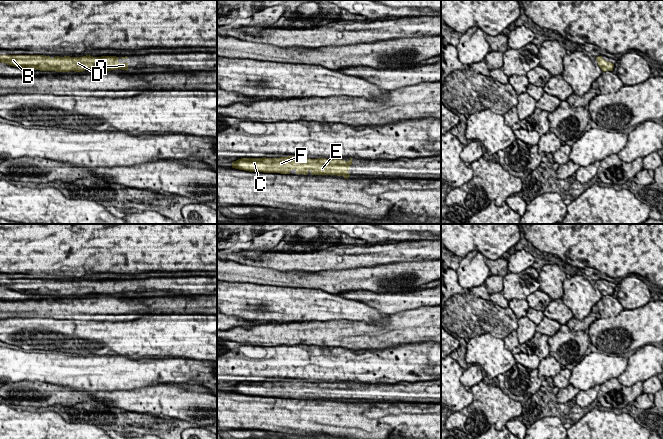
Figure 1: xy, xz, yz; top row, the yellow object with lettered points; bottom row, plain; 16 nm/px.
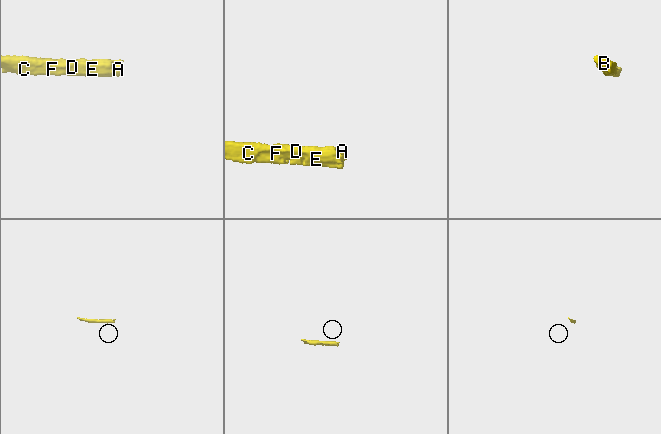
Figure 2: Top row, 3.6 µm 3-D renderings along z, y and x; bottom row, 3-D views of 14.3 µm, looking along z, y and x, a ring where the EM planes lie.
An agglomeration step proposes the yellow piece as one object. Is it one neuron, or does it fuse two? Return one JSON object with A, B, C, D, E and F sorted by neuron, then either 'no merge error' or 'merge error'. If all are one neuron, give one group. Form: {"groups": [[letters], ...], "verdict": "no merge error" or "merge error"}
{"groups": [["A", "B", "C", "D", "E", "F"]], "verdict": "no merge error"}

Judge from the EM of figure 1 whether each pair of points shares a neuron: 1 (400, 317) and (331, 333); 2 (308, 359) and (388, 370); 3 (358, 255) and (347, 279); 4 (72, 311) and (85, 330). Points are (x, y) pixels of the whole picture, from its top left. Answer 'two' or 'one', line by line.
1: one
2: one
3: two
4: two

